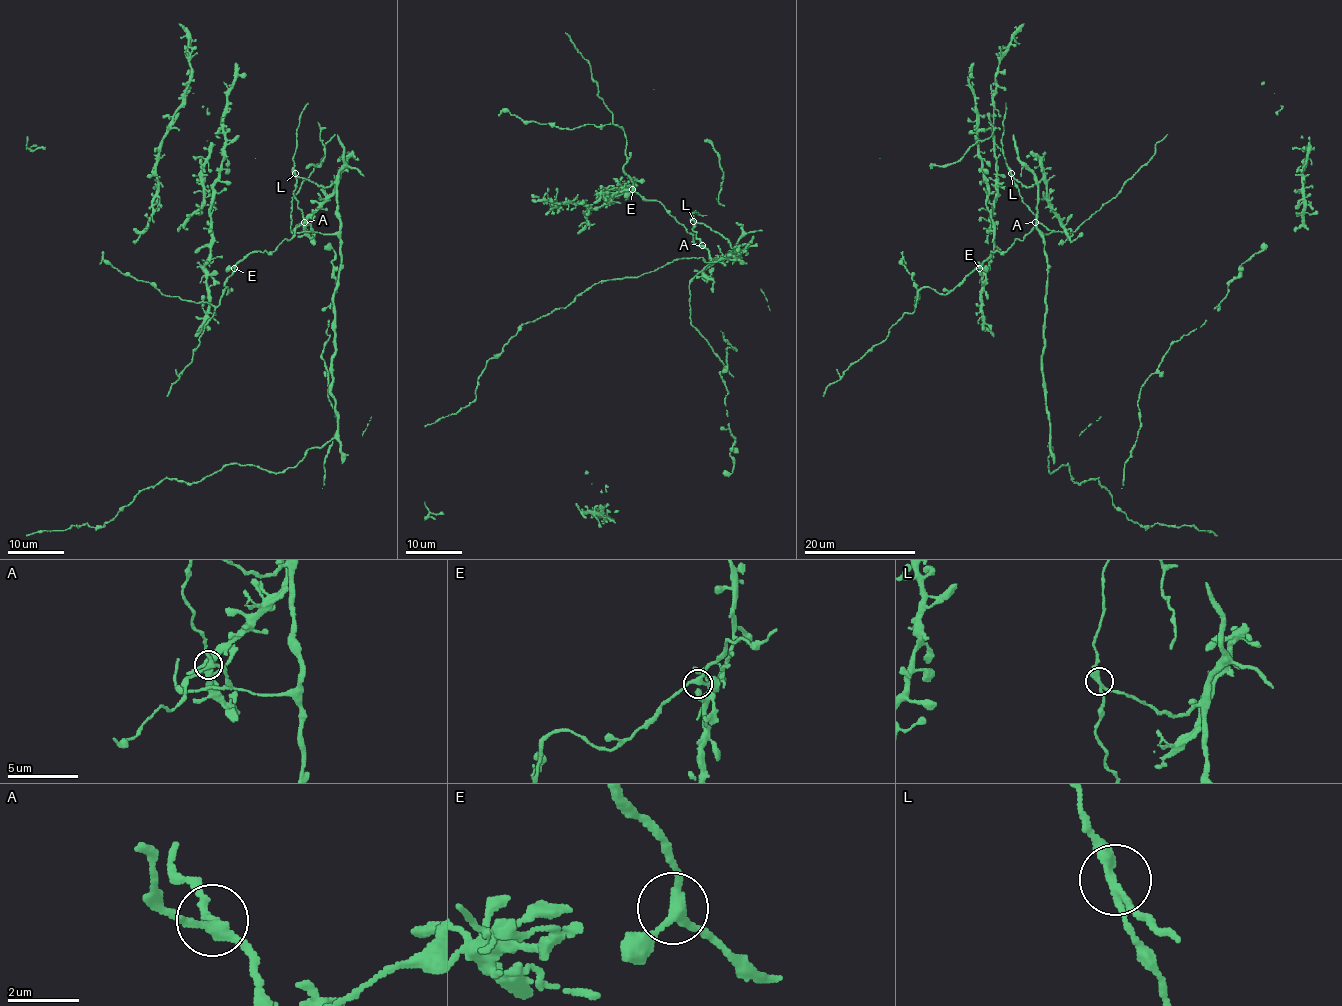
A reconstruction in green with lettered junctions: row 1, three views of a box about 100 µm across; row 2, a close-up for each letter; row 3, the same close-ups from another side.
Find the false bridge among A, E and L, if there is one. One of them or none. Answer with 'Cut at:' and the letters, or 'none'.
Cut at: L

